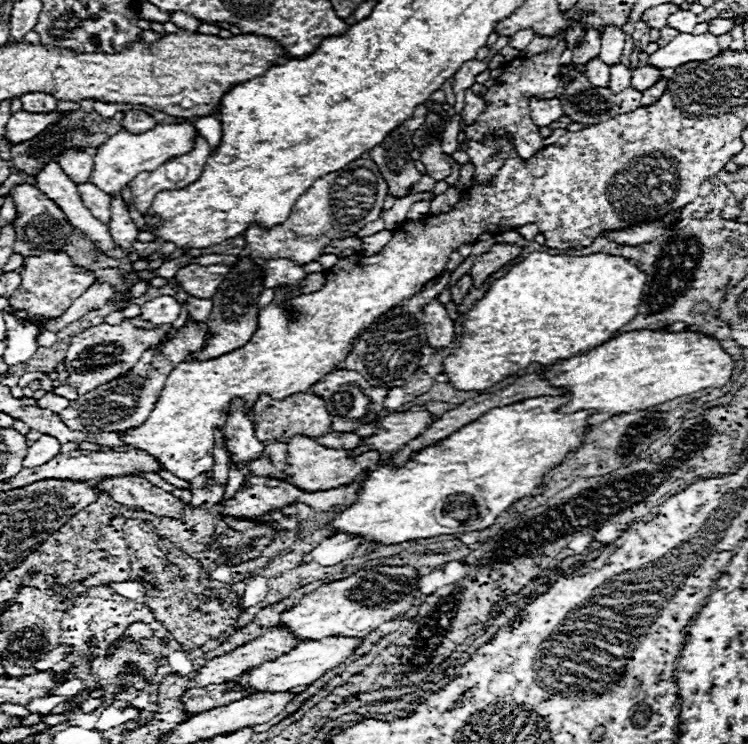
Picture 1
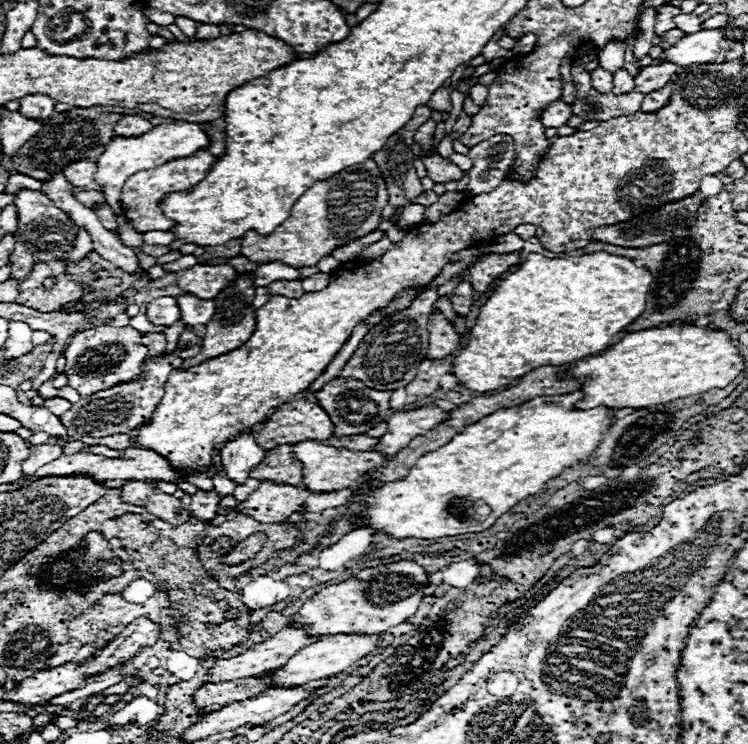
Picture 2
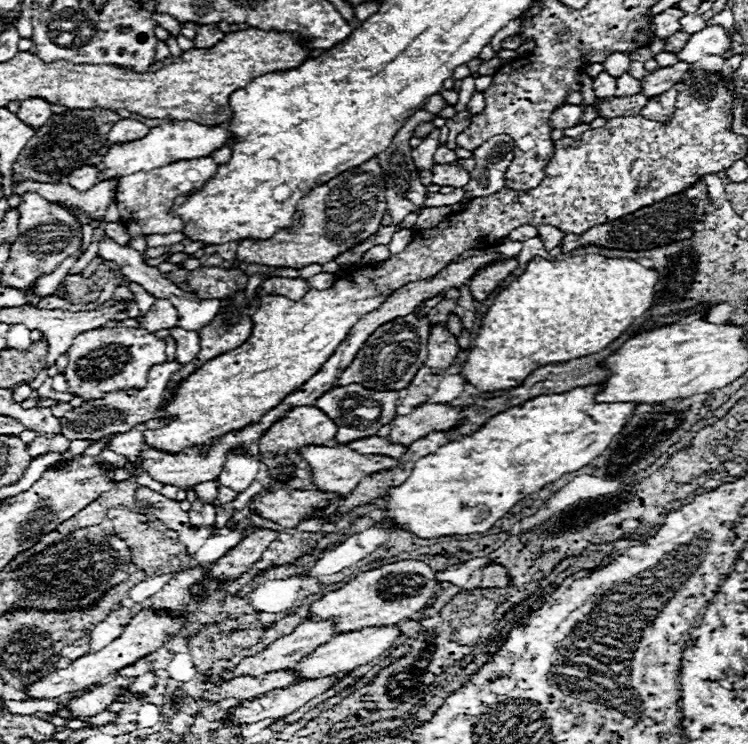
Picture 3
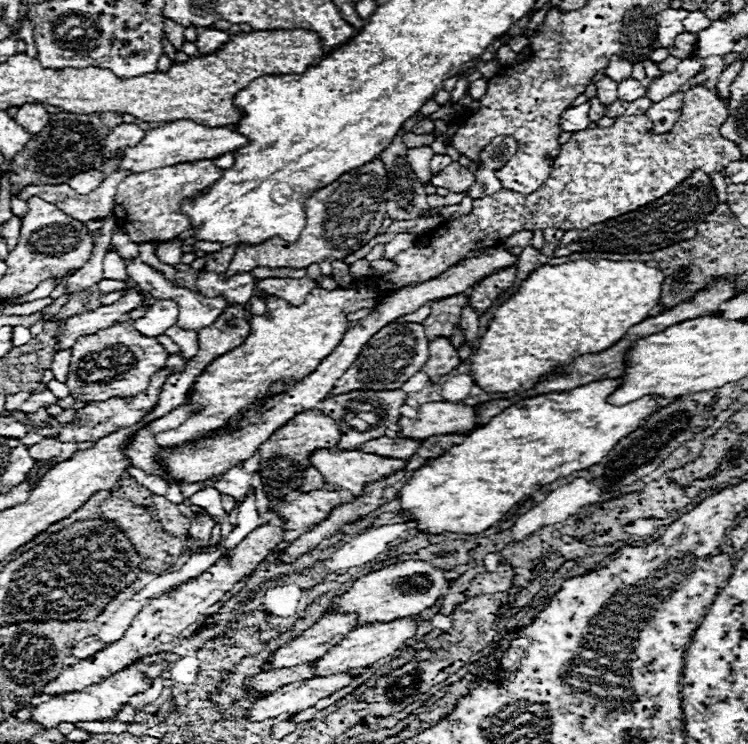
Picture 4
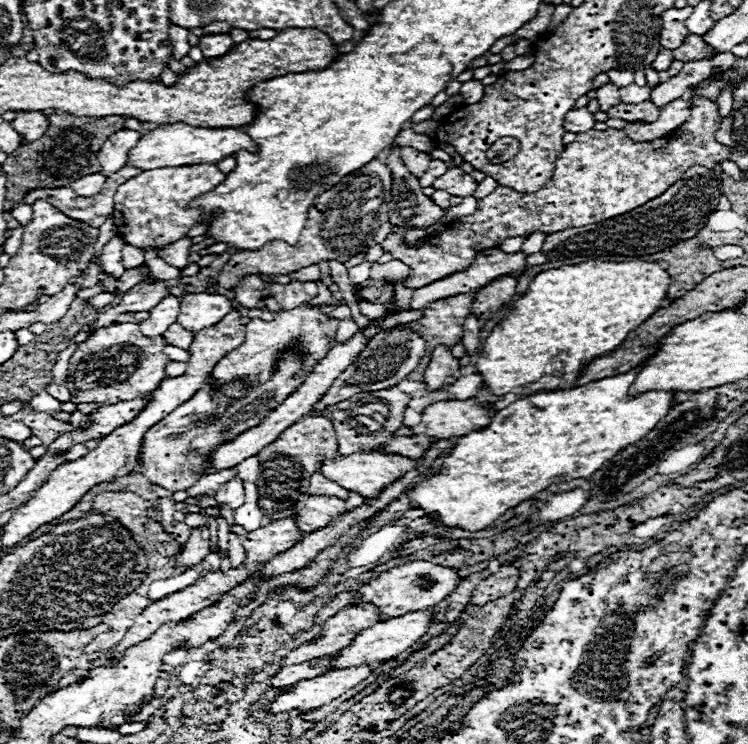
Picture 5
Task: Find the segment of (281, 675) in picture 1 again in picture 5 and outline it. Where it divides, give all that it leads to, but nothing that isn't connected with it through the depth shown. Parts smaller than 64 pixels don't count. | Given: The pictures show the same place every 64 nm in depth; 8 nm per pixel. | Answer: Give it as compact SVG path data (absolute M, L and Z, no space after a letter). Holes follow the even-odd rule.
M430 610L408 612L408 614L404 614L404 616L386 620L386 622L378 622L378 624L374 624L372 628L366 628L366 630L358 632L356 638L352 640L352 644L336 654L336 658L332 660L332 668L330 668L330 670L352 668L352 666L360 666L360 664L384 662L384 660L396 658L400 652L408 650L414 642L418 642L420 636L424 636L424 632L426 632L430 626L432 626L432 612L430 612Z

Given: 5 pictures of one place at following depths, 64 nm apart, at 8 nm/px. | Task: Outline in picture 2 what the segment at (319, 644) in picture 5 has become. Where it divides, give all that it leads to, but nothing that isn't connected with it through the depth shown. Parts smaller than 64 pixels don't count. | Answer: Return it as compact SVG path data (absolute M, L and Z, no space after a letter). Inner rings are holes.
M282 628L262 644L252 646L240 656L230 660L218 660L214 668L206 674L206 682L236 680L240 676L260 676L272 668L284 664L296 650L312 644L314 638L304 632L304 628Z

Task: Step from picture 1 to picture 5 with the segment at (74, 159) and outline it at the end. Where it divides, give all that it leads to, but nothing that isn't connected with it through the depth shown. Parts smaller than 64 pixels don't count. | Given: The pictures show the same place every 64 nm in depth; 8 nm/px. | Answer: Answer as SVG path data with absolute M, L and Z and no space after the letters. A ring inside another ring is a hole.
M92 174L92 176L82 176L80 180L72 182L72 190L78 194L78 196L94 196L102 190L106 178L102 174Z

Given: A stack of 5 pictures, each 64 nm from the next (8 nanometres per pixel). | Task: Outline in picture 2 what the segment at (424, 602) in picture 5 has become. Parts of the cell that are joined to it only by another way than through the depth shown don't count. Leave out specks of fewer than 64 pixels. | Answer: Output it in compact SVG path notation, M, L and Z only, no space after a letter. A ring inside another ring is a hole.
M396 562L388 566L374 566L360 570L354 578L340 584L332 584L316 592L304 602L304 606L292 616L292 626L310 626L310 636L334 636L334 634L378 634L404 622L412 616L422 600L422 590L428 582L428 574L414 562Z

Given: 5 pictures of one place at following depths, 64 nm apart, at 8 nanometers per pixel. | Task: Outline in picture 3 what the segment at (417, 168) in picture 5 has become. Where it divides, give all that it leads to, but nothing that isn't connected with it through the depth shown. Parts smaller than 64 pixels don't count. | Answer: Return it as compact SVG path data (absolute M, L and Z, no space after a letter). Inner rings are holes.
M434 128L432 136L428 136L418 148L414 148L412 152L412 158L414 158L414 164L418 170L422 170L421 182L424 182L426 186L432 184L432 172L430 172L430 166L432 166L432 158L434 158L434 152L438 148L438 138L440 138L440 128Z

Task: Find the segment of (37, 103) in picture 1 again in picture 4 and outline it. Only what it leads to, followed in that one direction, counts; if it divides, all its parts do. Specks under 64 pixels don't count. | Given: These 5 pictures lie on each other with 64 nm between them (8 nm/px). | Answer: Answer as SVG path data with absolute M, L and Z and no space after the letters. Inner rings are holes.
M24 104L16 112L16 122L26 128L30 134L38 134L50 120L48 110L42 104Z

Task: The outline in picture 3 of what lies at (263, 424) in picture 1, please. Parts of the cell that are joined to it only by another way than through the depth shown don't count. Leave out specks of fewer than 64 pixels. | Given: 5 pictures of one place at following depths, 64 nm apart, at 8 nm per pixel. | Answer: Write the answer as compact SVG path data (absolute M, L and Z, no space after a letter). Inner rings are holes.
M296 406L276 420L257 441L266 458L282 456L286 450L298 450L308 444L330 444L336 436L336 424L316 406Z

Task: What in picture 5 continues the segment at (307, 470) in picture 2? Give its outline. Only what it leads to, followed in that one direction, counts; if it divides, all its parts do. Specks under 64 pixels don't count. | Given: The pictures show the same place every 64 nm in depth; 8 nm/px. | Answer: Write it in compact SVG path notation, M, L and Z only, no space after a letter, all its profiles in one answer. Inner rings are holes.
M356 452L352 456L340 456L334 460L324 460L320 472L340 484L342 488L350 490L350 492L358 492L366 498L376 496L384 486L392 484L396 478L404 476L408 470L414 468L414 460L412 458L404 458L404 456L394 456L394 454L380 454L380 452Z

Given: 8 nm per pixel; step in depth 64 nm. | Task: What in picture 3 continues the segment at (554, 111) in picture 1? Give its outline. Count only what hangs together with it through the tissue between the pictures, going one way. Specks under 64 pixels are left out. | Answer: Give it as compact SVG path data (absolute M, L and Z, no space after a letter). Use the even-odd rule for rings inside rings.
M564 104L564 108L556 108L556 112L552 112L552 128L572 128L580 124L580 116L582 116L584 108L576 106L576 104Z

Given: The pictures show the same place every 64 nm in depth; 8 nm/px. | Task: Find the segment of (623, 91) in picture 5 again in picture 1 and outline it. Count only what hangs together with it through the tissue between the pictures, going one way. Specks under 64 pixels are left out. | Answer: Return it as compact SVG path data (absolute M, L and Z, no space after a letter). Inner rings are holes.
M612 64L608 88L612 88L614 92L622 92L624 88L630 88L630 78L632 78L630 68L626 68L624 64Z

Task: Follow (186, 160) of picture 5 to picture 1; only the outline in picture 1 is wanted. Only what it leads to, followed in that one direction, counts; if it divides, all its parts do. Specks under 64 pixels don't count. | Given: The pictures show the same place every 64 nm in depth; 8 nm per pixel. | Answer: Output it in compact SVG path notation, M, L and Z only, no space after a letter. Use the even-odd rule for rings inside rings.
M156 124L154 130L144 134L132 134L126 130L116 132L108 142L104 142L94 154L94 170L90 182L96 184L106 194L120 192L134 176L140 172L152 172L172 156L182 156L192 150L192 140L198 132L190 124Z

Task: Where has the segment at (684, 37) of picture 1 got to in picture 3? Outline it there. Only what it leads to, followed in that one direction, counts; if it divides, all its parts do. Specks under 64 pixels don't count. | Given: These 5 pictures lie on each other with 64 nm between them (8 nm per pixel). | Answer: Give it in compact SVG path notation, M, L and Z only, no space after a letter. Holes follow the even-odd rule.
M706 26L704 30L690 36L690 40L684 44L680 52L676 52L678 60L684 60L688 64L698 62L700 58L708 54L724 56L730 48L730 38L726 36L722 26Z

